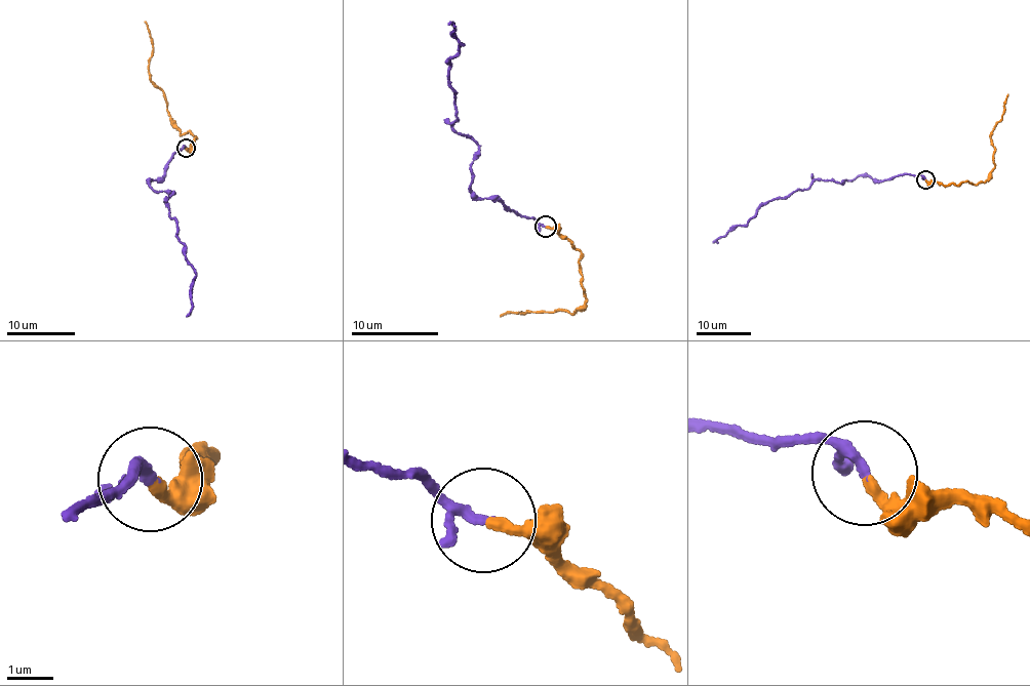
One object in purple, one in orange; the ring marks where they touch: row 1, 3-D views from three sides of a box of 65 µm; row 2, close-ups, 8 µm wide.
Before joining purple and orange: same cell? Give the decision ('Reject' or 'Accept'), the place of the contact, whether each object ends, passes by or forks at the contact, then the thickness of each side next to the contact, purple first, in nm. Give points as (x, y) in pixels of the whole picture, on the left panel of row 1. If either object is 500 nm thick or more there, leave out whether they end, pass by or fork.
Accept. Place: (186, 148). At the ring purple passes by. At the ring orange ends. Thickness 170 nm (purple) against 280 nm

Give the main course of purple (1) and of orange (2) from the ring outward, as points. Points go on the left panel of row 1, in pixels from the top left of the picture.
1: (186, 148), (172, 153), (164, 175), (150, 183), (159, 193), (174, 193), (165, 202), (195, 272), (187, 316)
2: (186, 148), (197, 137), (175, 128), (164, 92), (151, 80), (145, 22)

